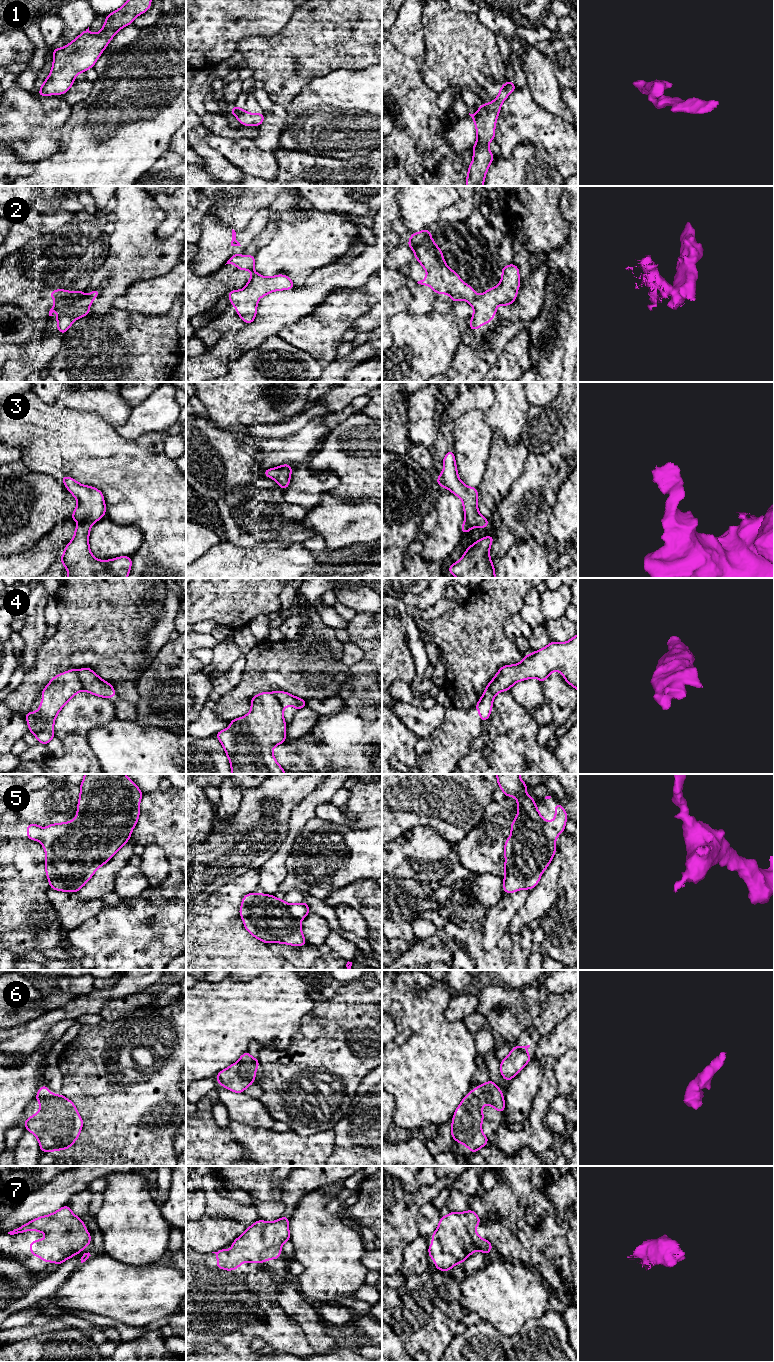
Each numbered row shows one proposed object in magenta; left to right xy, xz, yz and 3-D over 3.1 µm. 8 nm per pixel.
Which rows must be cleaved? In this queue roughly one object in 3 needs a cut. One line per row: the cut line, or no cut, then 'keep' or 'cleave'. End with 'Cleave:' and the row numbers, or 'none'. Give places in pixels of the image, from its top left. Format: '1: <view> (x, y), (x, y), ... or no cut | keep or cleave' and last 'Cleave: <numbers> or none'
1: no cut | keep
2: xy (73, 292), (53, 306) | cleave
3: no cut | keep
4: xy (78, 671), (78, 677), (83, 689) | cleave
5: no cut | keep
6: no cut | keep
7: no cut | keep
Cleave: 2, 4

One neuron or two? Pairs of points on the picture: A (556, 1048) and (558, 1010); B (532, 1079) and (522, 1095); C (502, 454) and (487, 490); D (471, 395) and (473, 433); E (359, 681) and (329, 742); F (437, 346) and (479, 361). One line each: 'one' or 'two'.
A: two
B: one
C: one
D: two
E: one
F: two

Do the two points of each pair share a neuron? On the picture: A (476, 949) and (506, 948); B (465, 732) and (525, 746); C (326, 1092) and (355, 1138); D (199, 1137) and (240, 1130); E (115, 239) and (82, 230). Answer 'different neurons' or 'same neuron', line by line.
A: same neuron
B: different neurons
C: different neurons
D: different neurons
E: different neurons

